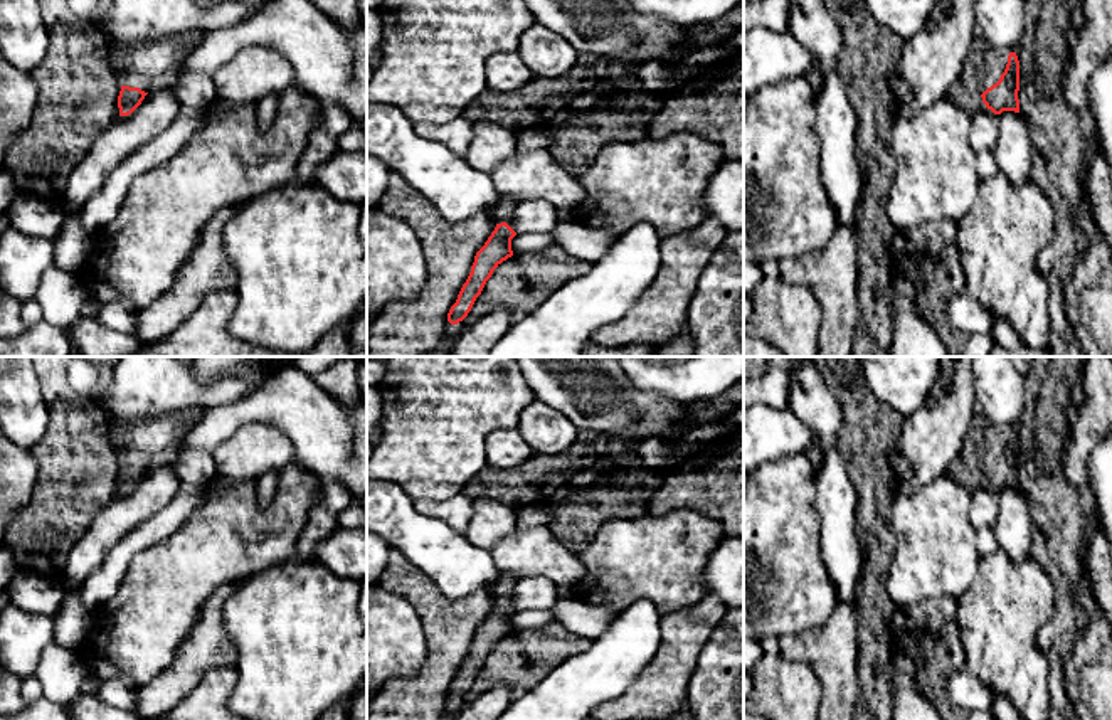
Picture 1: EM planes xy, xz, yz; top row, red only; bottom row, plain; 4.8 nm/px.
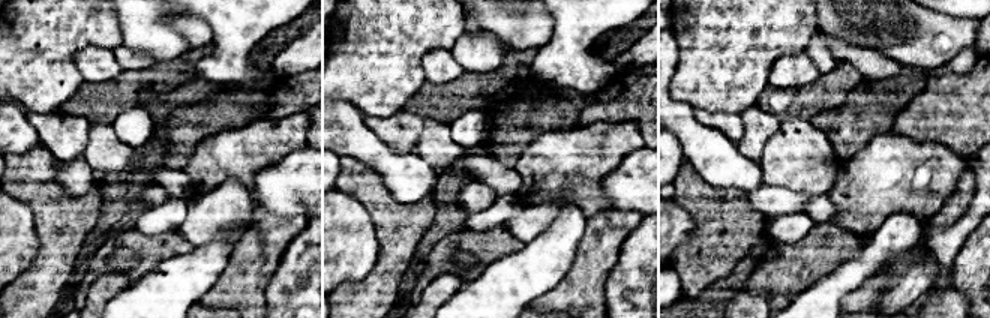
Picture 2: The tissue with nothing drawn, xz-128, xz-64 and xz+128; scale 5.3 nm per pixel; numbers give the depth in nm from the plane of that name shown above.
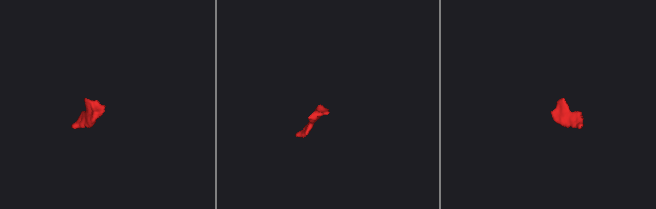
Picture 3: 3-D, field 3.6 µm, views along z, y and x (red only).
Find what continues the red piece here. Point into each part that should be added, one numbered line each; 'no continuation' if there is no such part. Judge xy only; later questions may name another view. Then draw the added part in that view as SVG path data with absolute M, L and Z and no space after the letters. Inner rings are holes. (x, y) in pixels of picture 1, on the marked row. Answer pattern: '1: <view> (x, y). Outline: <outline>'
1: xy (150, 66). Outline: M190 30L153 42L118 47L114 56L121 84L145 93L175 86L180 69L204 35L200 30Z

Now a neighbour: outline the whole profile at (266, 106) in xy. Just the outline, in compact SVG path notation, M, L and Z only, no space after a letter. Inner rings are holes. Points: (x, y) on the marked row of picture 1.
M267 94L259 98L256 103L257 130L267 130L278 111L278 94Z

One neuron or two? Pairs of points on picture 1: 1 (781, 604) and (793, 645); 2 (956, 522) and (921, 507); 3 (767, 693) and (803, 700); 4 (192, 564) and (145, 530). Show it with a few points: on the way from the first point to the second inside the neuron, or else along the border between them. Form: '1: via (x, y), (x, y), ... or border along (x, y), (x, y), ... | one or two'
1: border along (826, 619), (813, 630), (778, 638) | two
2: via (947, 522), (936, 522), (929, 515) | one
3: via (776, 693), (788, 693), (794, 700) | one
4: border along (189, 515), (169, 535), (140, 550), (128, 566) | two

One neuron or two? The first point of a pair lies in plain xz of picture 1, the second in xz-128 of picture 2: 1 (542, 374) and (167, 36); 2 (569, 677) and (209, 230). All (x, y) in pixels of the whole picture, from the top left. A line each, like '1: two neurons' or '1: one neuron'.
1: two neurons
2: two neurons

